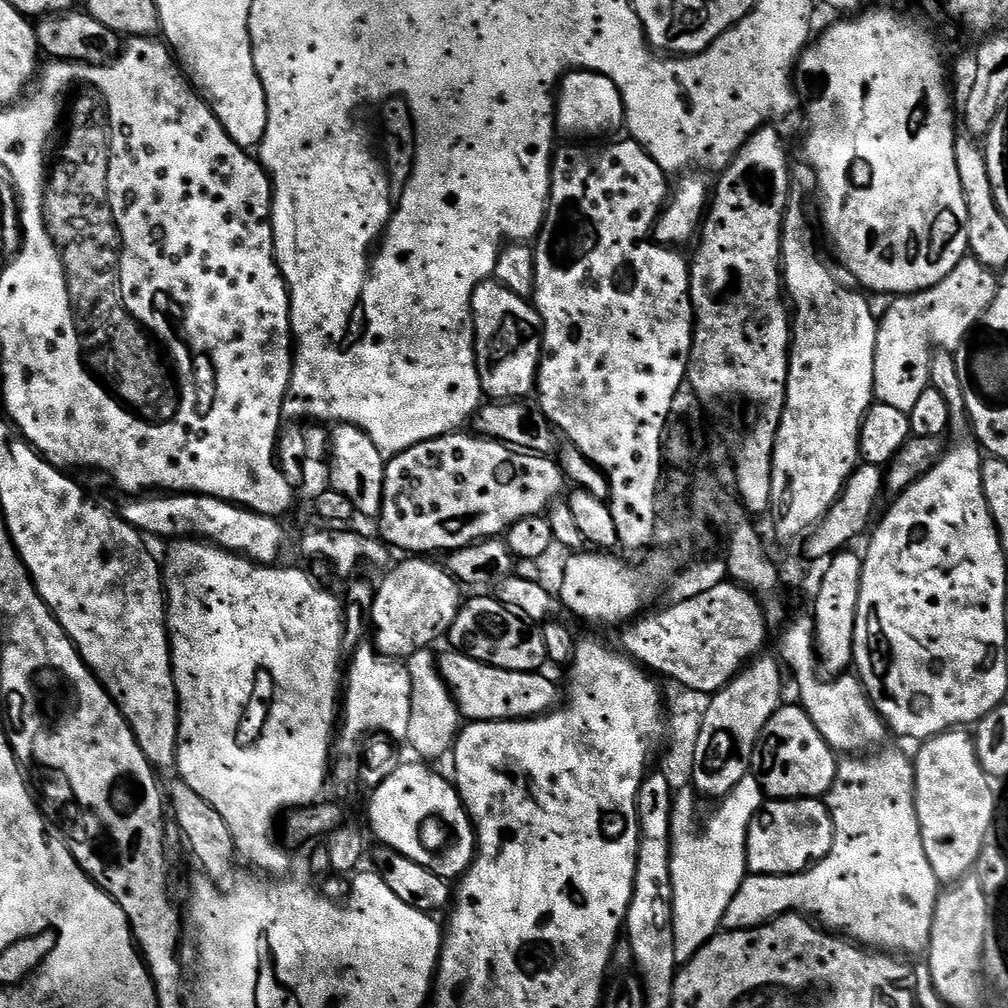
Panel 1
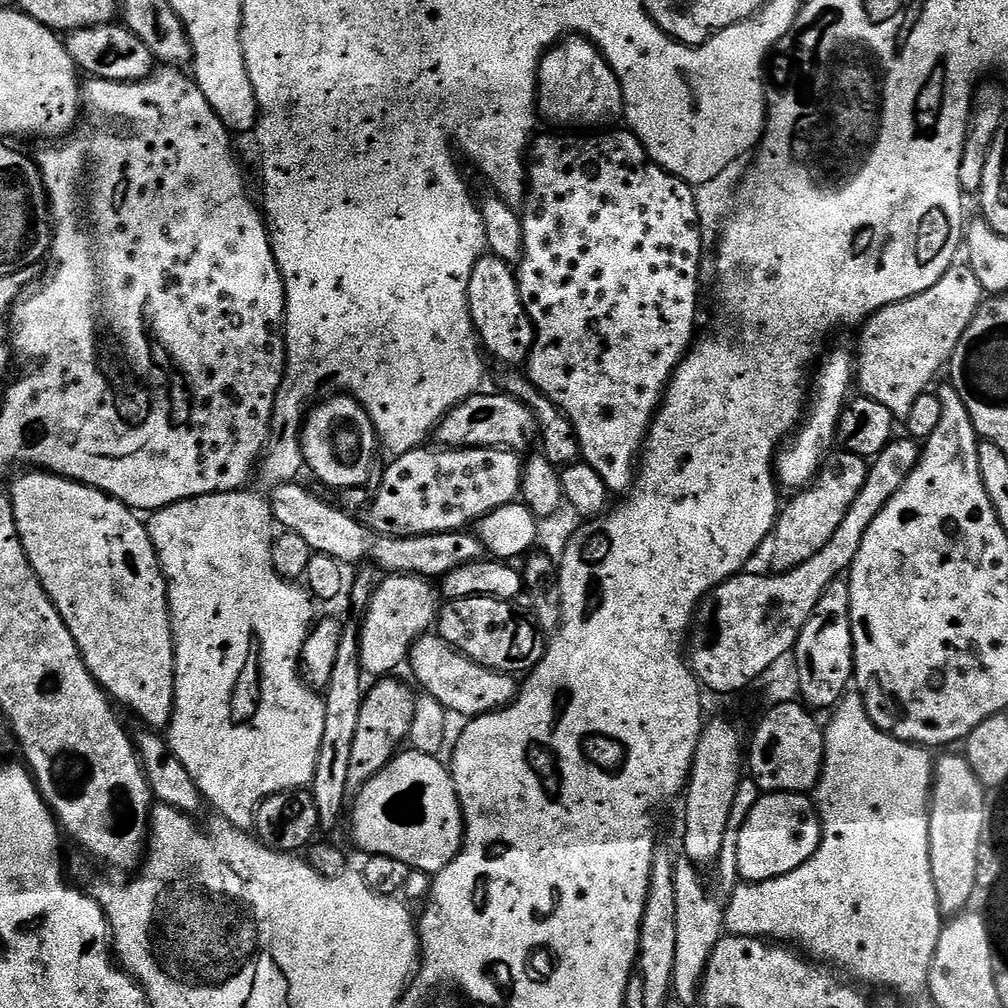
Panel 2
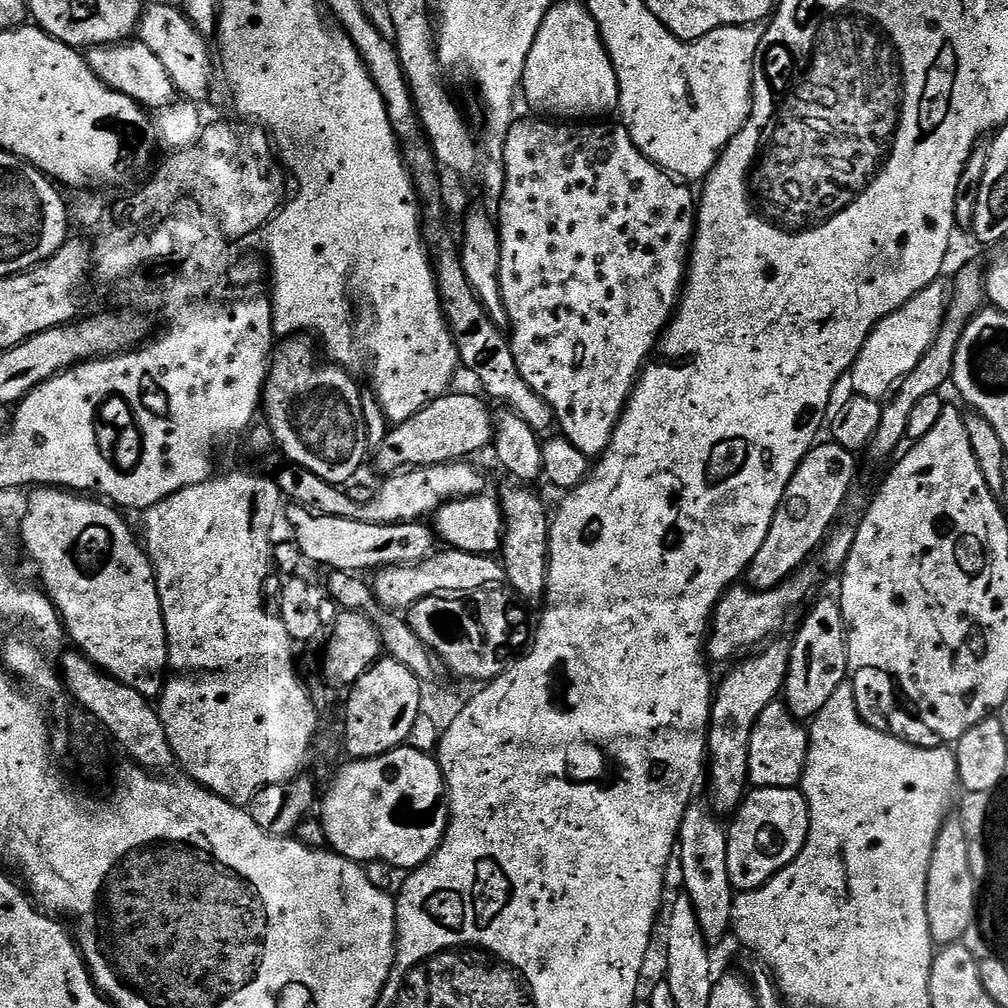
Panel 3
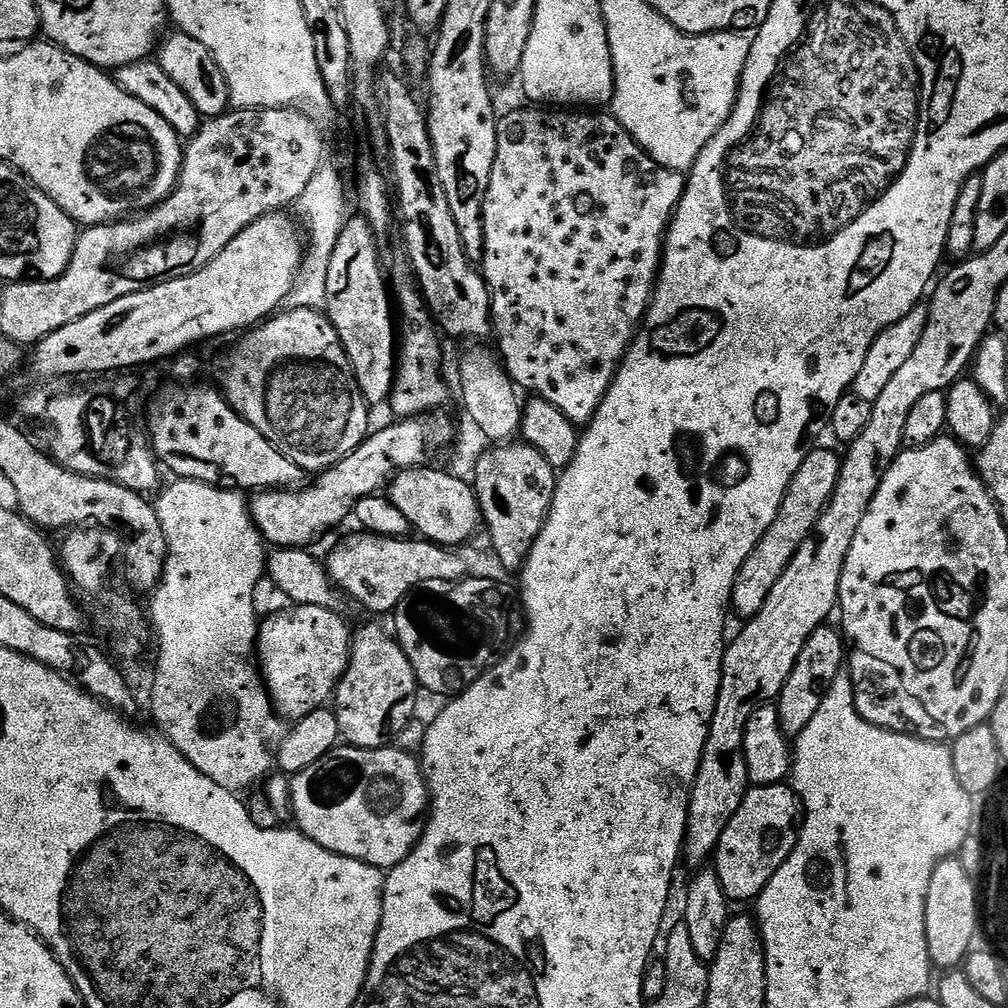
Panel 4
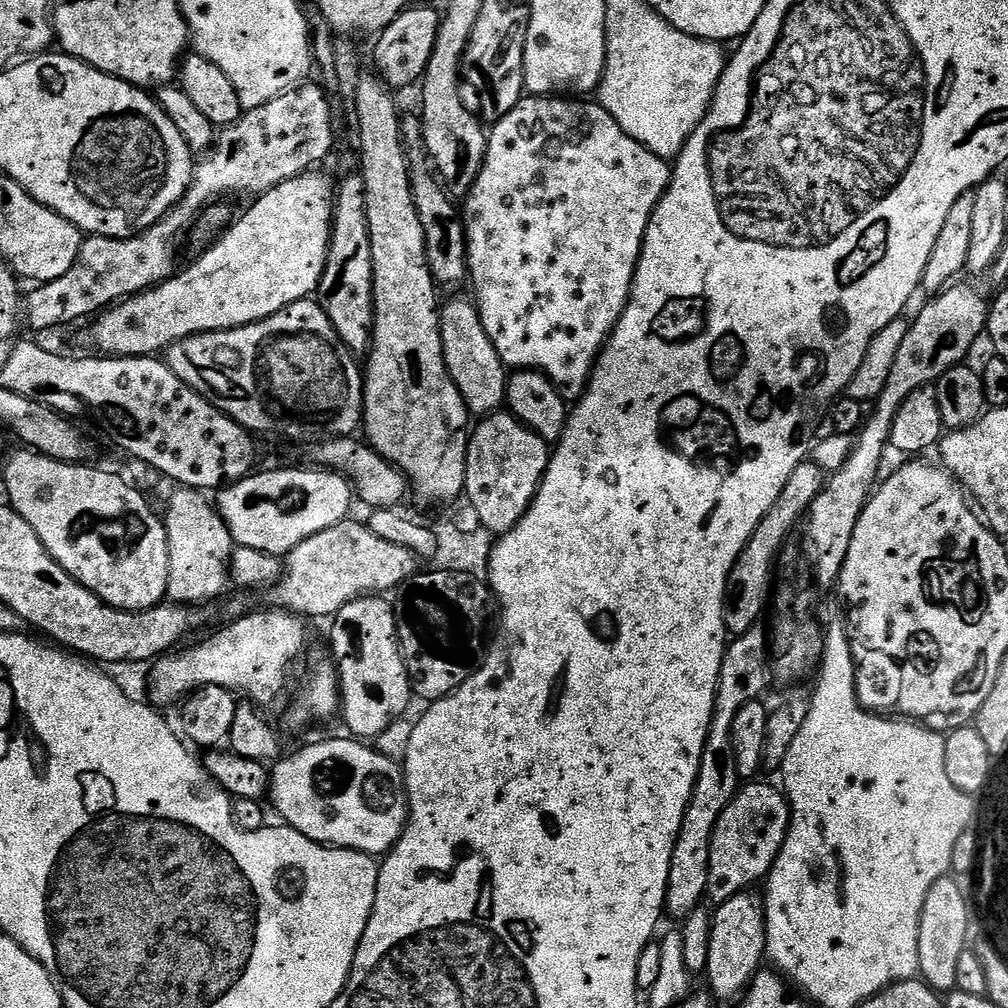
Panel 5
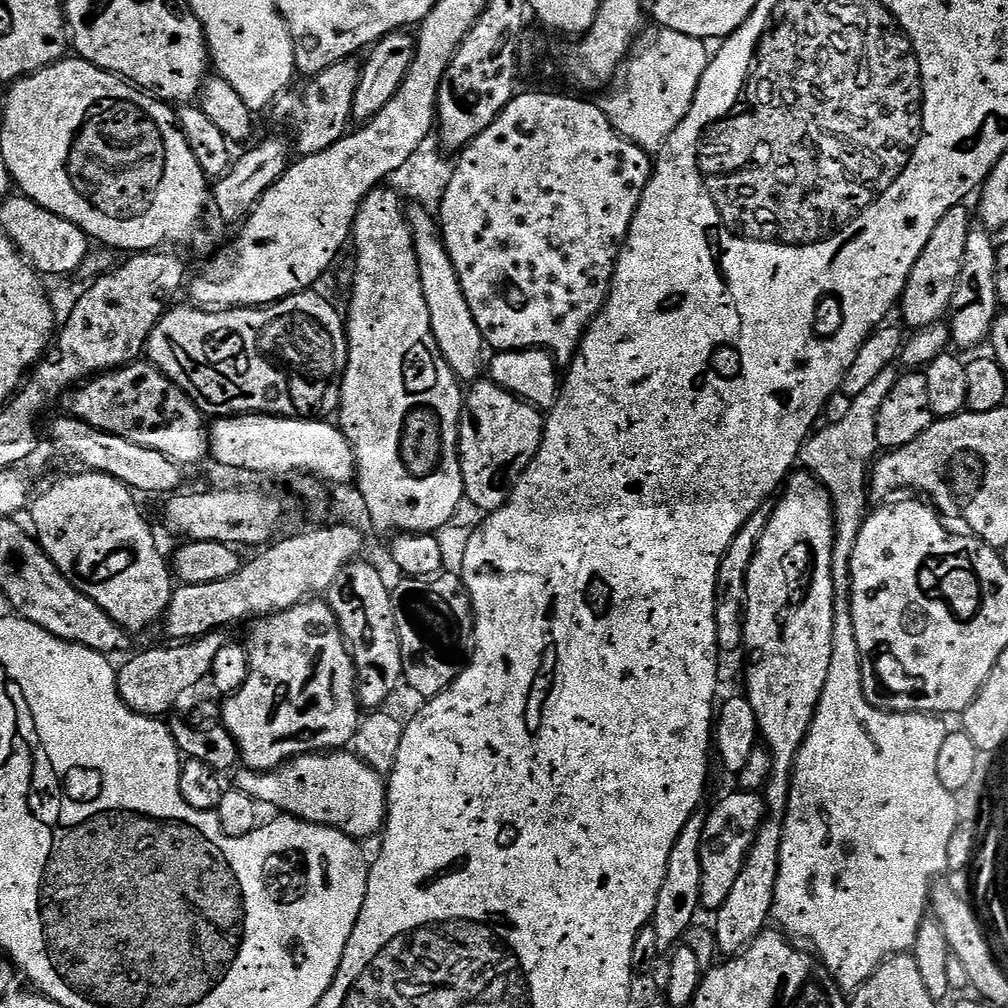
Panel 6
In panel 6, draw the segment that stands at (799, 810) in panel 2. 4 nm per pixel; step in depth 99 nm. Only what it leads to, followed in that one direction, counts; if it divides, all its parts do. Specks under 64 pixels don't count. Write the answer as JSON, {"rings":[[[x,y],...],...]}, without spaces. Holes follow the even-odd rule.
{"rings":[[[733,790],[724,796],[712,812],[707,813],[708,821],[702,830],[702,890],[700,891],[701,909],[715,910],[730,898],[730,890],[734,890],[734,878],[742,870],[748,857],[754,838],[760,833],[760,826],[766,819],[766,805],[760,792],[741,792]]]}

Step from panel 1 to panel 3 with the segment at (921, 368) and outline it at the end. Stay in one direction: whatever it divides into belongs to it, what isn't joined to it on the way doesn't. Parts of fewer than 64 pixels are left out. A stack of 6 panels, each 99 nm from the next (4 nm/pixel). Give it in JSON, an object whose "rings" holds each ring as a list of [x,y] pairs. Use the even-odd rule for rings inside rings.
{"rings":[[[947,279],[936,280],[930,286],[926,286],[906,306],[894,310],[866,338],[866,346],[858,354],[850,373],[852,380],[851,391],[857,396],[865,396],[871,400],[883,401],[891,397],[892,393],[899,388],[900,383],[922,362],[926,350],[936,340],[940,332],[940,325],[944,322],[944,313],[950,299],[950,284]]]}

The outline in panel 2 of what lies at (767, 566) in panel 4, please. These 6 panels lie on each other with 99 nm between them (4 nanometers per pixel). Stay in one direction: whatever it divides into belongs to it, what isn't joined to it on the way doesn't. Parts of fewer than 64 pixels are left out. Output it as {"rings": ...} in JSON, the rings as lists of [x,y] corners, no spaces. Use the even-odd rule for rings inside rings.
{"rings":[[[843,450],[833,451],[821,464],[816,479],[807,488],[797,491],[793,495],[796,497],[779,509],[774,535],[770,540],[772,564],[776,567],[773,569],[787,570],[802,566],[802,562],[814,558],[814,554],[818,554],[822,546],[834,538],[834,530],[838,530],[842,518],[846,518],[846,510],[850,510],[854,498],[858,498],[862,482],[866,482],[868,465],[869,461],[863,456]]]}

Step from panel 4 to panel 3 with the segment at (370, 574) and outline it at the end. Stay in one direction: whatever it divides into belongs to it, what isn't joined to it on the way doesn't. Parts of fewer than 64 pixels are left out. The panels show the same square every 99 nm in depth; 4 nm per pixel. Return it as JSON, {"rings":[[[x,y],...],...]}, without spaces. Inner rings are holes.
{"rings":[[[457,548],[440,551],[433,551],[432,555],[416,564],[400,564],[396,568],[379,569],[370,580],[372,595],[376,597],[376,601],[389,610],[407,610],[427,596],[473,592],[505,583],[504,565],[495,555],[470,554]]]}

